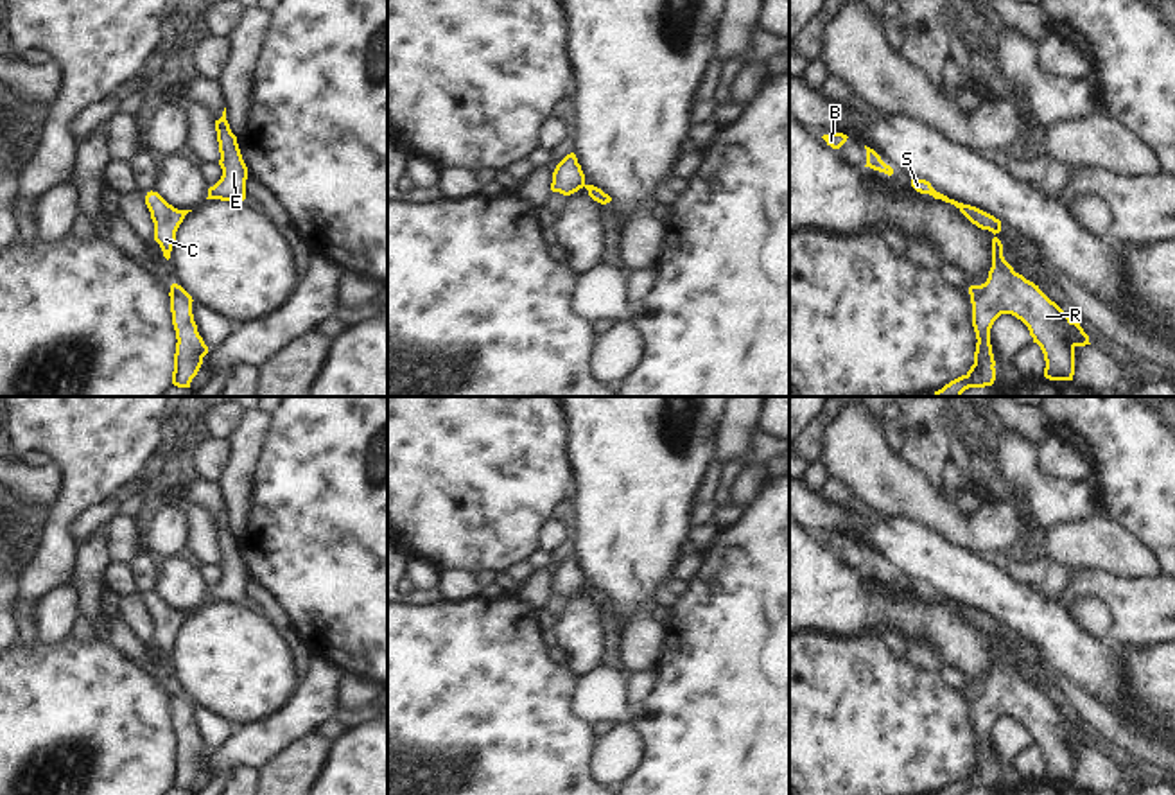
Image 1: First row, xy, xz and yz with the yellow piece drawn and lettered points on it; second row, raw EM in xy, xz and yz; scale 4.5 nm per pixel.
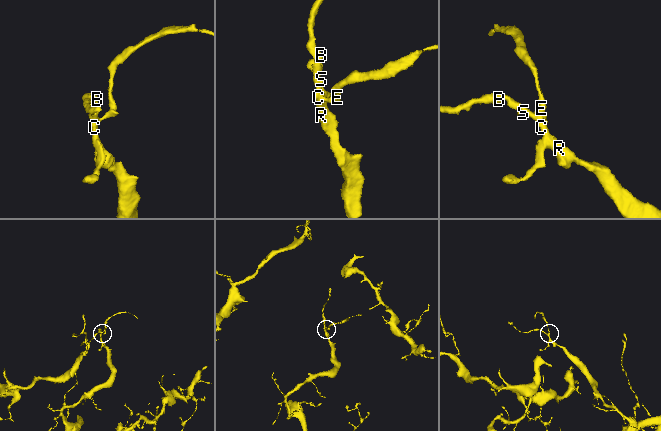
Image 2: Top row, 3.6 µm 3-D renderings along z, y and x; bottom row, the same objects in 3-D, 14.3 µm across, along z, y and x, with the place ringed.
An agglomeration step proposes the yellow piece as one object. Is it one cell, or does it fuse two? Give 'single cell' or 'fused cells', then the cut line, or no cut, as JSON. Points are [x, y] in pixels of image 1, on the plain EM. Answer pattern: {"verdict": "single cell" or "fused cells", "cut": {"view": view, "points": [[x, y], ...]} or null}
{"verdict": "single cell", "cut": null}

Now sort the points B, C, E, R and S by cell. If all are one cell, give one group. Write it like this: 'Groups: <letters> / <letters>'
Groups: B C E R S.

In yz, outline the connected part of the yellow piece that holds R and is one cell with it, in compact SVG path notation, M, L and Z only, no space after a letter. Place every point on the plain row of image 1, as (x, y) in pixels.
M992 641L992 669L981 687L969 689L972 705L972 729L976 734L974 766L970 772L935 795L963 795L969 790L992 788L996 763L990 747L990 730L1001 716L1021 721L1044 756L1044 779L1049 782L1073 782L1075 750L1085 748L1089 738L1033 684L1015 675L1003 659L1003 646Z

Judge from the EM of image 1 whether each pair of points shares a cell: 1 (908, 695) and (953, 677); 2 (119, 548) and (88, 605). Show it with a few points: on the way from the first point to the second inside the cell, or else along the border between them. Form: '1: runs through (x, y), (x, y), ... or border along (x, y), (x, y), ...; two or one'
1: border along (939, 675), (946, 684), (967, 690); two
2: border along (106, 524), (106, 550), (112, 560); two

